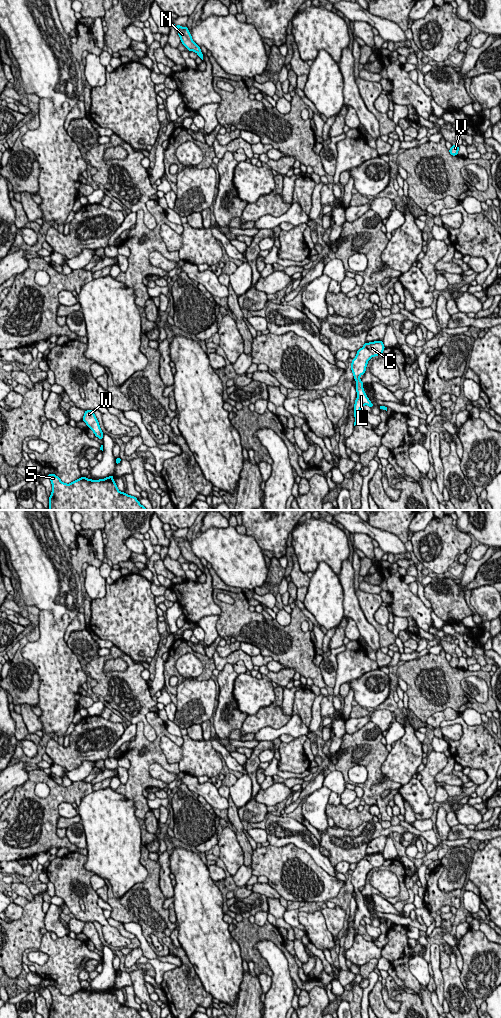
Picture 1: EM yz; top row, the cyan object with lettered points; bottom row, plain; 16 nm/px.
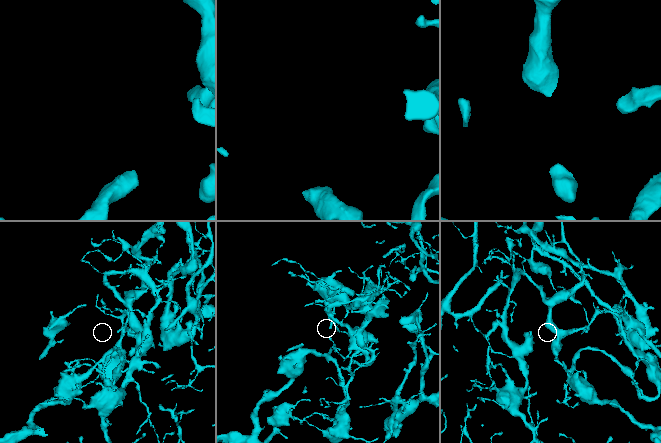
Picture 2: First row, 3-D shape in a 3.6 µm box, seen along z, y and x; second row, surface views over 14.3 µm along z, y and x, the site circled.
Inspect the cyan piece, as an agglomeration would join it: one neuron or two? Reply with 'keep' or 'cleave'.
keep

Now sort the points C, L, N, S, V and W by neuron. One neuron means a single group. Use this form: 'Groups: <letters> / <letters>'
Groups: C L N S V W

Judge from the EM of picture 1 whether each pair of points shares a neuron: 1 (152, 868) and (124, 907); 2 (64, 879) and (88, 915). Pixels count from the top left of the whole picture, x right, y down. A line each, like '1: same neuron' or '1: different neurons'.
1: same neuron
2: same neuron

